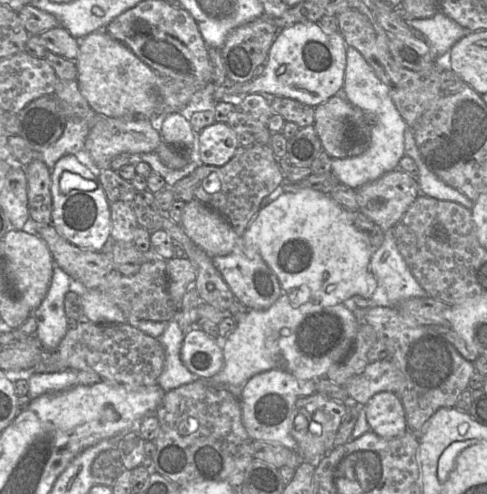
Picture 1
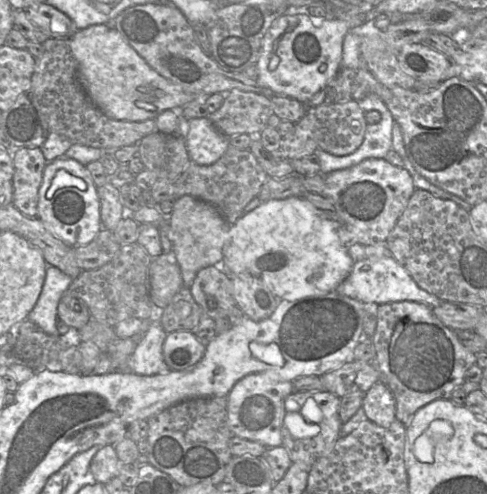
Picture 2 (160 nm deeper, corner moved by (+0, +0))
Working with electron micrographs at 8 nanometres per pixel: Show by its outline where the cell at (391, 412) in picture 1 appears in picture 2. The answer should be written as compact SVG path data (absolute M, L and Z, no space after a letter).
M381 381L364 393L362 407L371 422L388 428L396 419L396 400L391 390Z

